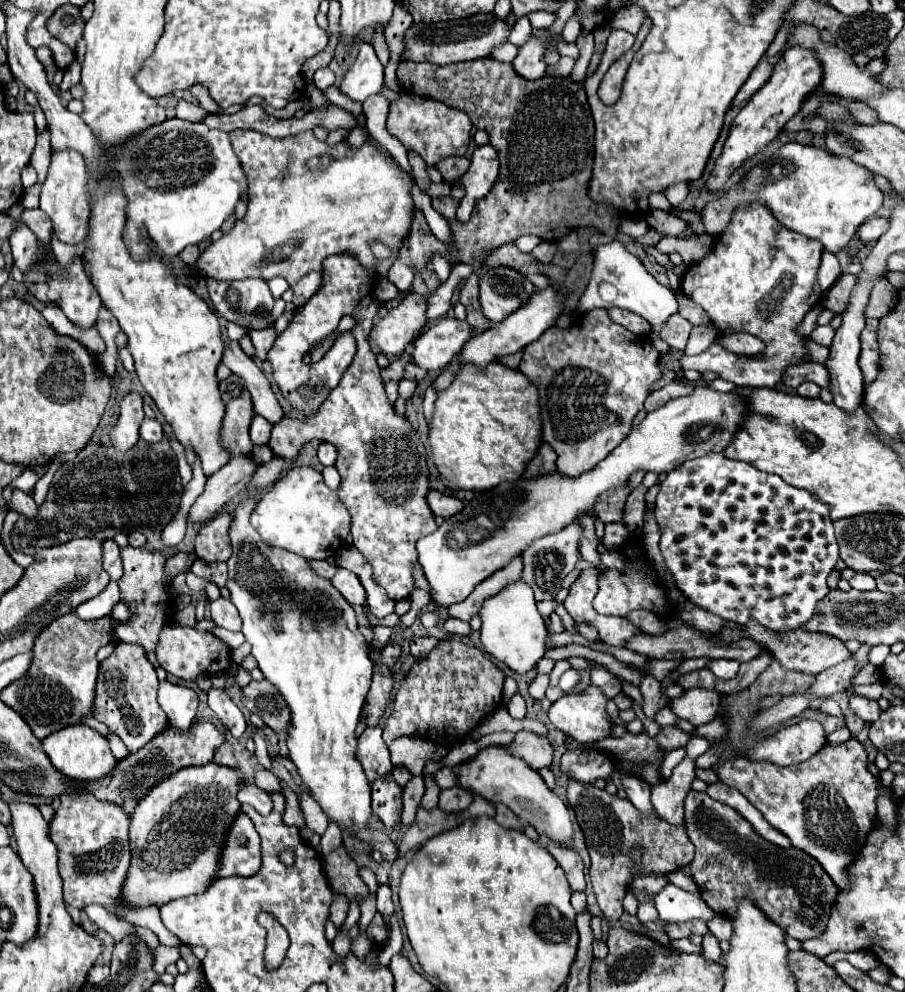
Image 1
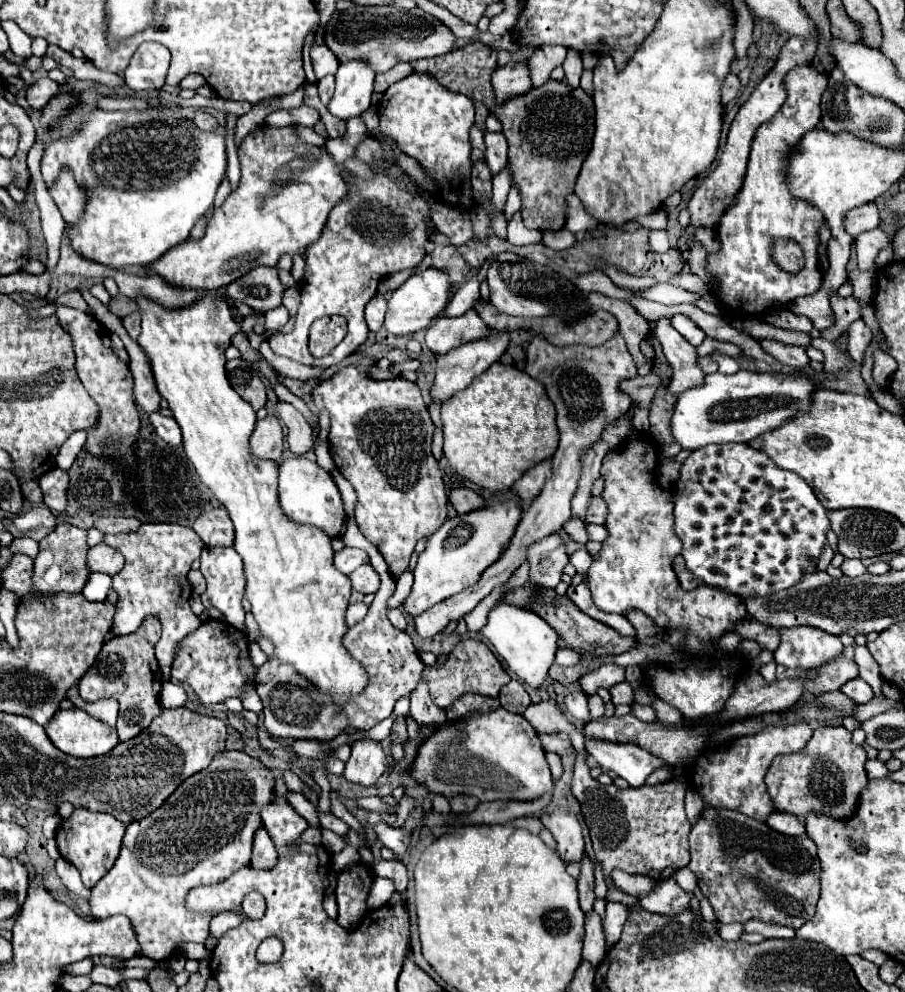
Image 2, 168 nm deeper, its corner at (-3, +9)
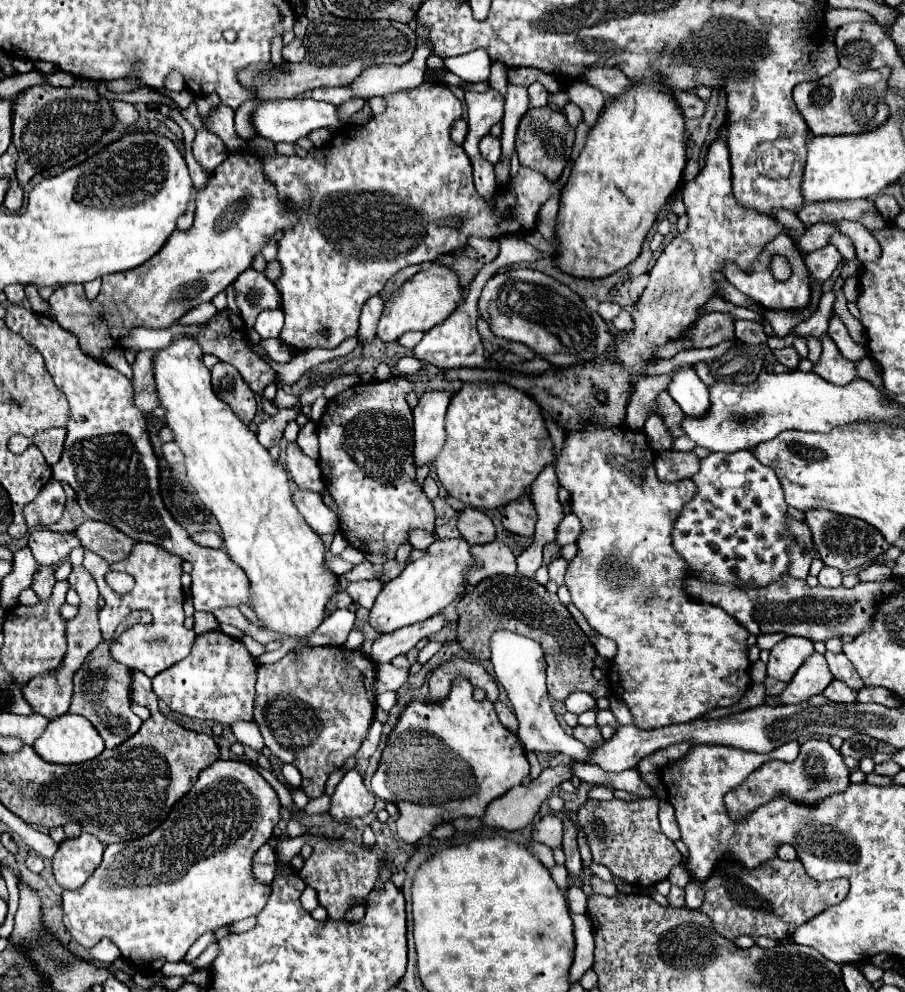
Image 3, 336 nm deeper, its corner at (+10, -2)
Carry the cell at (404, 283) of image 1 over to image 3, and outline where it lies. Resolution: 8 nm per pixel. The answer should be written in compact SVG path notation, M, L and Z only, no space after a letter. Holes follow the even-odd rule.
M423 82L417 88L409 88L409 90L399 90L393 94L387 94L387 110L379 116L373 116L367 124L363 126L343 126L337 130L337 134L333 136L333 140L323 146L323 152L327 156L325 164L319 164L315 160L315 150L311 150L305 158L299 156L281 156L281 154L273 154L265 158L265 174L277 184L277 192L281 194L281 198L285 198L289 204L293 204L293 208L299 214L299 224L297 228L289 230L283 234L283 238L279 240L279 254L277 260L281 262L283 274L277 280L277 290L281 294L281 310L285 312L285 326L281 330L279 340L287 346L291 346L295 352L303 352L303 350L311 350L311 348L337 348L343 340L351 338L357 334L359 330L359 314L363 304L367 302L367 298L377 296L385 282L397 274L399 270L403 270L405 266L413 266L413 264L423 264L423 262L435 262L441 254L451 254L455 250L463 250L467 244L469 236L481 236L481 238L499 238L503 234L521 234L521 232L529 232L535 226L537 220L537 212L539 208L545 204L545 200L559 192L559 182L549 184L549 180L545 180L545 176L541 176L539 172L529 172L527 168L519 168L517 176L515 176L515 184L511 188L503 188L499 190L499 194L495 196L495 200L491 204L487 204L475 190L473 186L473 176L471 176L471 162L465 154L465 150L461 146L457 146L449 132L451 126L461 118L461 102L453 96L453 92L449 92L447 88L439 86L439 84L427 84ZM439 218L459 218L461 226L459 228L439 228L435 222ZM509 218L513 220L513 226L509 226ZM321 330L327 330L329 336L323 336Z

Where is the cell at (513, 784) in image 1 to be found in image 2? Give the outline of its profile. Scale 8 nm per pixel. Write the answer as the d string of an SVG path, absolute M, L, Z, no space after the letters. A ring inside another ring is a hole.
M496 707L490 713L472 711L458 721L444 723L438 729L434 729L434 733L424 743L420 743L418 755L408 775L418 785L424 785L430 795L444 795L446 799L456 795L474 795L480 801L496 801L496 799L530 801L552 789L552 775L536 729L522 715L510 713L502 707Z

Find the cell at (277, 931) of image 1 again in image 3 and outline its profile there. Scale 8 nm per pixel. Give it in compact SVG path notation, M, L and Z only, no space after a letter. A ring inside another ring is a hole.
M239 760L213 762L153 832L139 840L109 844L101 866L85 886L77 892L63 892L65 928L85 948L91 948L103 936L111 938L123 958L143 972L159 972L165 962L183 960L201 934L261 912L265 896L269 896L269 884L257 884L253 880L251 858L273 836L277 820L279 798L255 768Z

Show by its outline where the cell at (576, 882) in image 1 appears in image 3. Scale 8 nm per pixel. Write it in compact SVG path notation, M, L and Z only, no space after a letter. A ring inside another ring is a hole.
M553 814L543 816L535 824L531 836L533 836L535 842L541 842L541 844L545 844L545 846L555 850L555 848L561 846L561 840L563 840L563 822Z

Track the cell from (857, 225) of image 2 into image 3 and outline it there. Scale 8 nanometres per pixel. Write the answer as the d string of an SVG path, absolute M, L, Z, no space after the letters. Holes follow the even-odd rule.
M813 224L805 230L805 236L801 236L801 240L797 242L799 250L803 252L813 252L819 250L823 246L829 244L829 238L833 236L833 232L837 232L839 228L835 224Z

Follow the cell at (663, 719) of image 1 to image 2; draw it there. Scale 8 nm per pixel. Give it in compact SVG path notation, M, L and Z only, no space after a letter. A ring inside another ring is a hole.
M632 703L632 715L636 715L640 721L644 723L652 723L656 721L656 715L654 715L654 709L650 705L638 705L638 703Z

